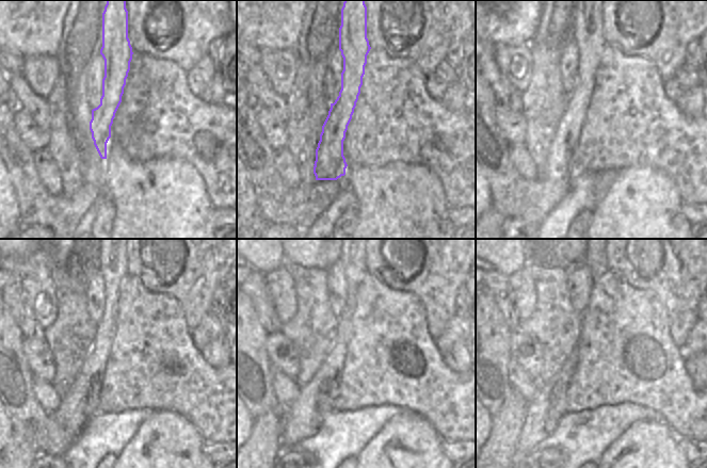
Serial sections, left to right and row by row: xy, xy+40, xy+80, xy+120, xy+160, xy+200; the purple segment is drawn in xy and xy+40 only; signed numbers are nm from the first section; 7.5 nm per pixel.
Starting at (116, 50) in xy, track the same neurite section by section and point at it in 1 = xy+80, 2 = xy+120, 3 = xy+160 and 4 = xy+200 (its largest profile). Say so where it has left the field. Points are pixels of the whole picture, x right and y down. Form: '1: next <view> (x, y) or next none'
1: next xy+80 (562, 163)
2: next xy+120 (81, 401)
3: next xy+160 (303, 418)
4: next xy+200 (544, 412)

